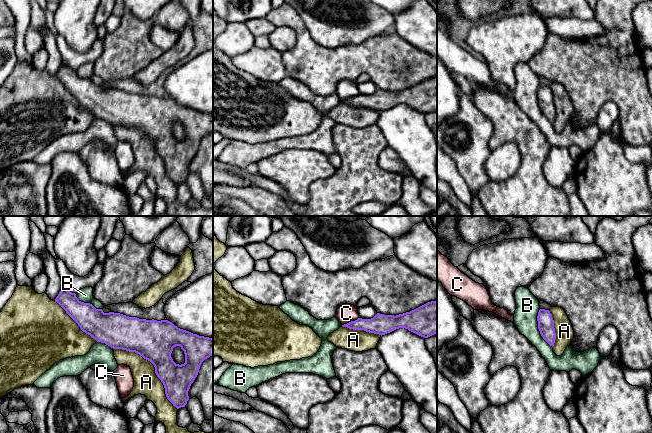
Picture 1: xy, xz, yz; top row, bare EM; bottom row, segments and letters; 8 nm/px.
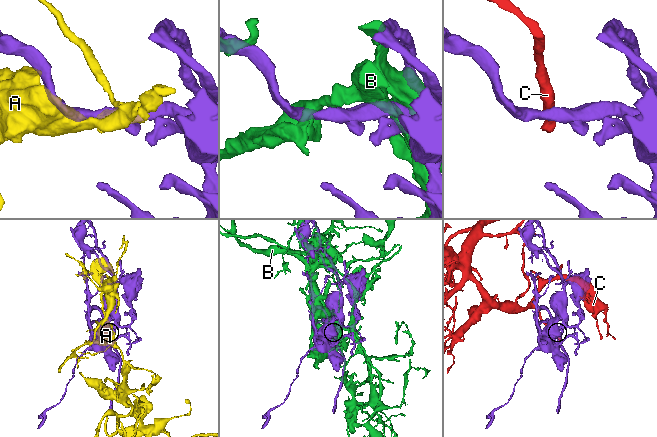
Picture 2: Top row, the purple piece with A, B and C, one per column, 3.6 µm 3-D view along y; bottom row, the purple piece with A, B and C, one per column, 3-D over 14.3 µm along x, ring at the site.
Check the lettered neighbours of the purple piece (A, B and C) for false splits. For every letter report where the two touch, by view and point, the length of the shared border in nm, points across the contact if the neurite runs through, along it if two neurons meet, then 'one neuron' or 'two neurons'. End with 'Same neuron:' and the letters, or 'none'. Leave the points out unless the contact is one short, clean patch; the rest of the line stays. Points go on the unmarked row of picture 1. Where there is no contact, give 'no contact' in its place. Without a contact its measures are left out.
A: contact xy (154, 142); length 700 nm; one neuron
B: contact yz (538, 104); length 320 nm; two neurons
C: contact xz (351, 97); length 150 nm; border xz (358, 93), (342, 101); two neurons
Same neuron: A

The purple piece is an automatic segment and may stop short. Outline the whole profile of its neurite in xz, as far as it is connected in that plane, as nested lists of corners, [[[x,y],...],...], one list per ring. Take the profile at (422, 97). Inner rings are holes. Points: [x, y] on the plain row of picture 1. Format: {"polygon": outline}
{"polygon": [[[437,76],[396,92],[377,89],[371,95],[358,94],[342,102],[381,112],[396,105],[405,104],[421,113],[428,114],[437,110]]]}

